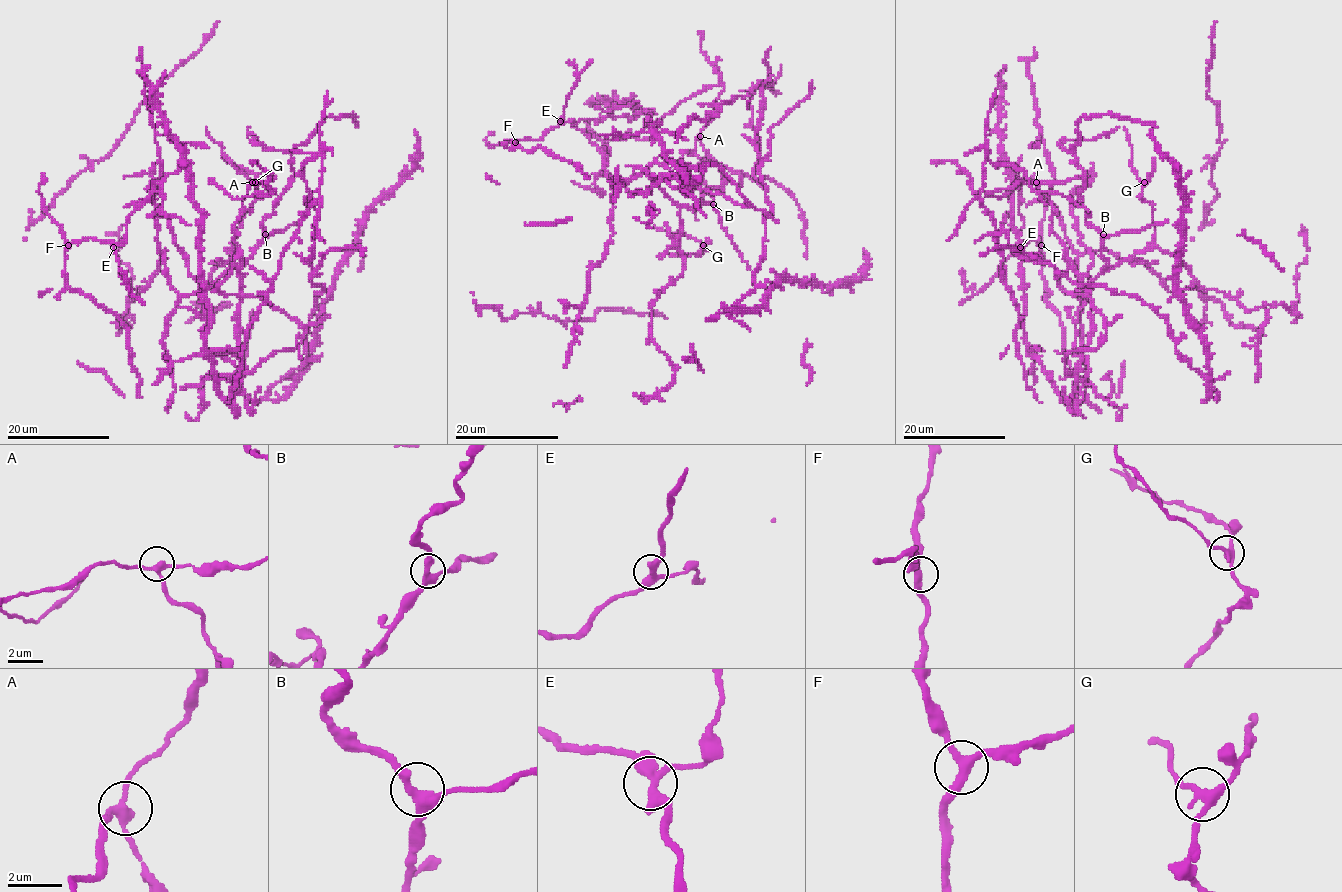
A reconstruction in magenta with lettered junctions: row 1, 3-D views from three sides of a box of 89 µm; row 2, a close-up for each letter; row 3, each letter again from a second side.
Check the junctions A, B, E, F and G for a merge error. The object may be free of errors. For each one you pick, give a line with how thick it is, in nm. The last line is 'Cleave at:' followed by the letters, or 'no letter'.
G: Thickness 320 nm
Cleave at: G

